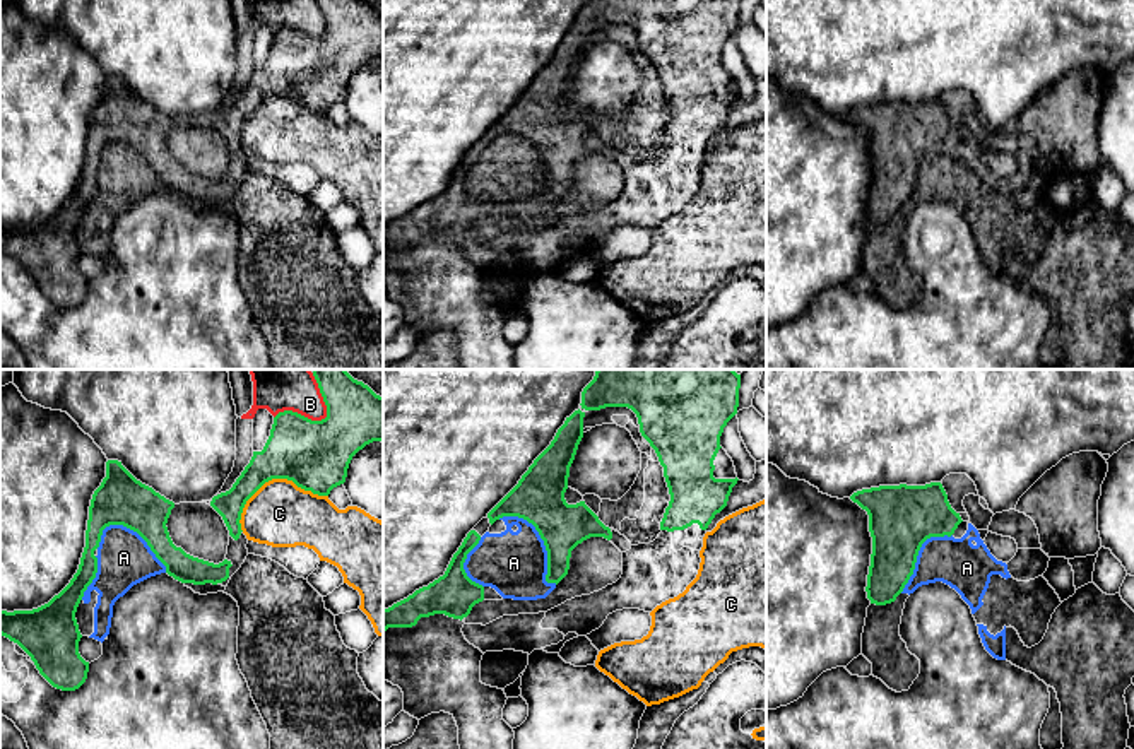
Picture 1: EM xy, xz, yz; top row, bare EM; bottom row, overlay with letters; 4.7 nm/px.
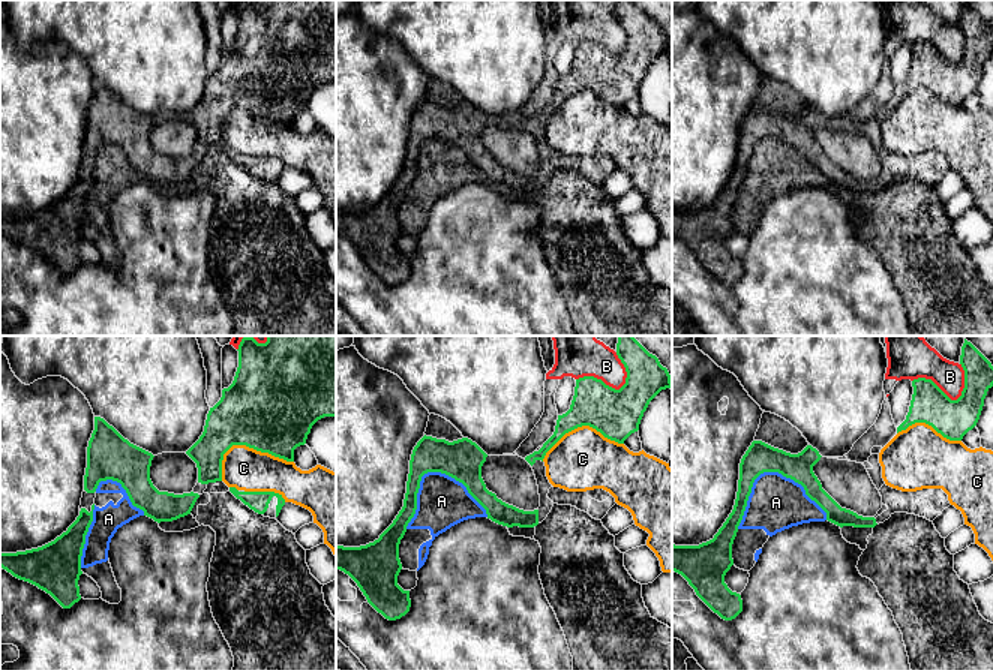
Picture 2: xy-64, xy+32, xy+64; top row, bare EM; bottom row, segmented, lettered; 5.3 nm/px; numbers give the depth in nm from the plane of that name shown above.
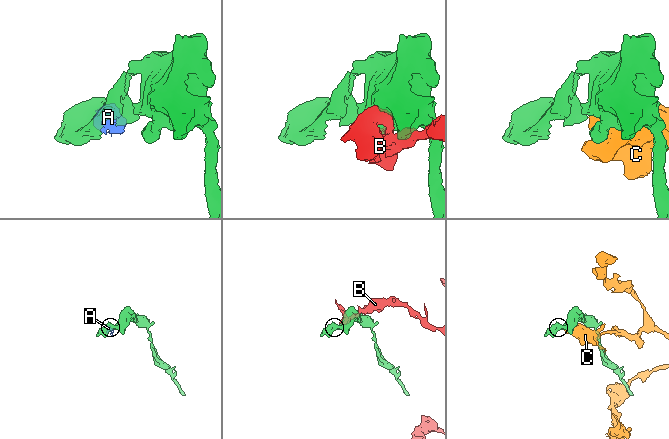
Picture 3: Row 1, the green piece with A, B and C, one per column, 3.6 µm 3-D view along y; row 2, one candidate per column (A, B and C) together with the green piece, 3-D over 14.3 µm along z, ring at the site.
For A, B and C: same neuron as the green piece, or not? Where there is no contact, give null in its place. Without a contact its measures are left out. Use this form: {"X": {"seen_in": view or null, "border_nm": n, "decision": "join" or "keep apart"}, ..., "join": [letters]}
{"A": {"seen_in": "xz", "border_nm": 420, "decision": "keep apart"}, "B": {"seen_in": "xy", "border_nm": 280, "decision": "keep apart"}, "C": {"seen_in": "xy", "border_nm": 440, "decision": "keep apart"}, "join": []}

